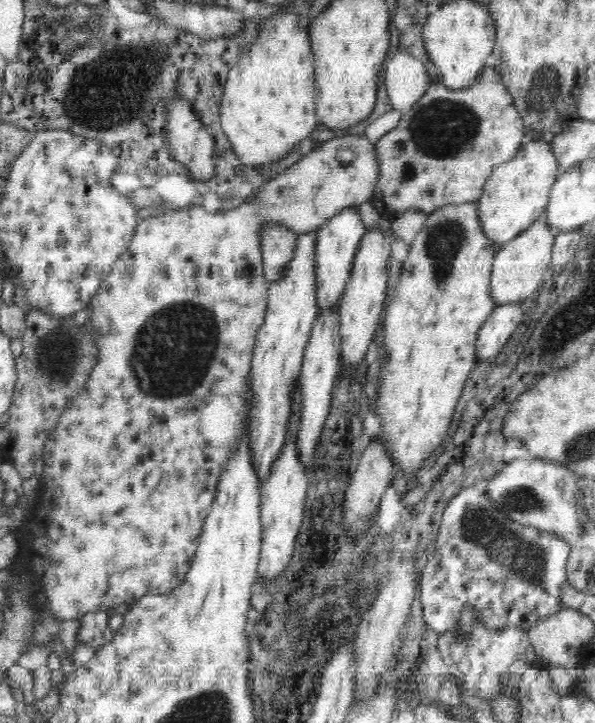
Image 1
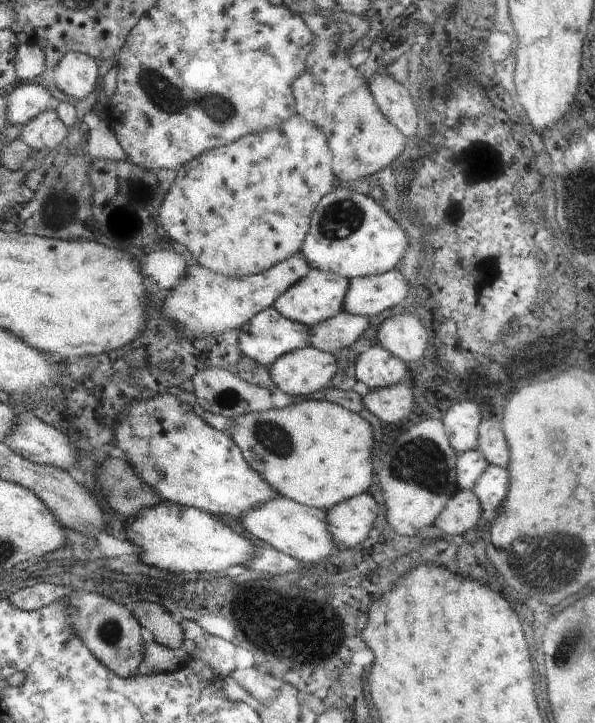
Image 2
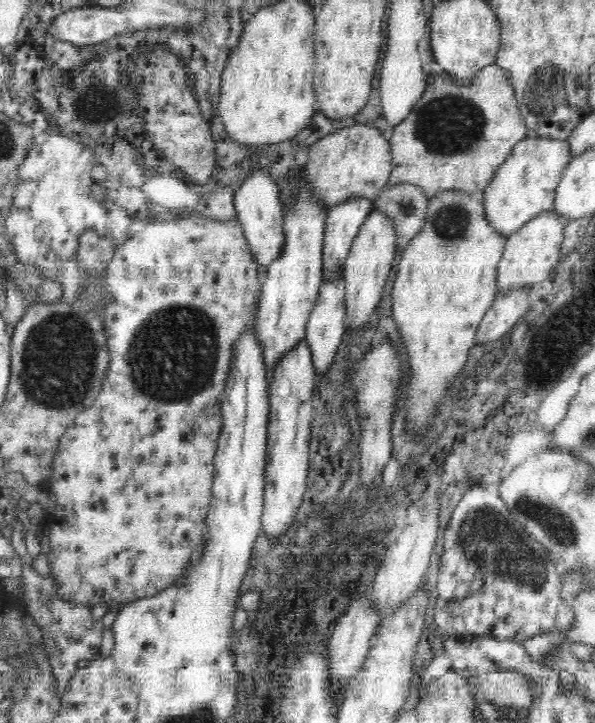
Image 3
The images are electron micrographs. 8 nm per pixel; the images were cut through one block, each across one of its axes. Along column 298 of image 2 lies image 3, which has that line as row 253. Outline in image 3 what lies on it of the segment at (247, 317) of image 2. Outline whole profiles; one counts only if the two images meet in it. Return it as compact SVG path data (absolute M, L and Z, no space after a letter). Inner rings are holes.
M252 170L235 190L234 206L244 239L248 241L256 263L265 269L273 260L280 257L284 248L283 206L278 198L277 181L270 176L268 170Z

